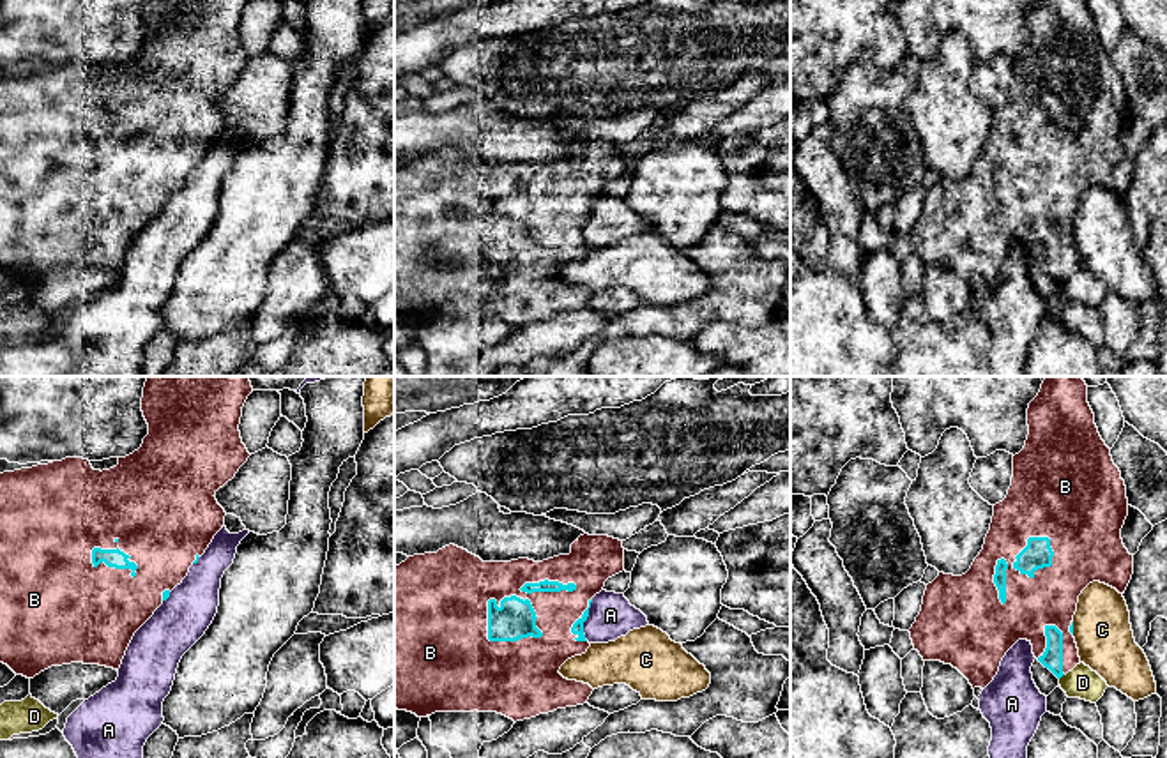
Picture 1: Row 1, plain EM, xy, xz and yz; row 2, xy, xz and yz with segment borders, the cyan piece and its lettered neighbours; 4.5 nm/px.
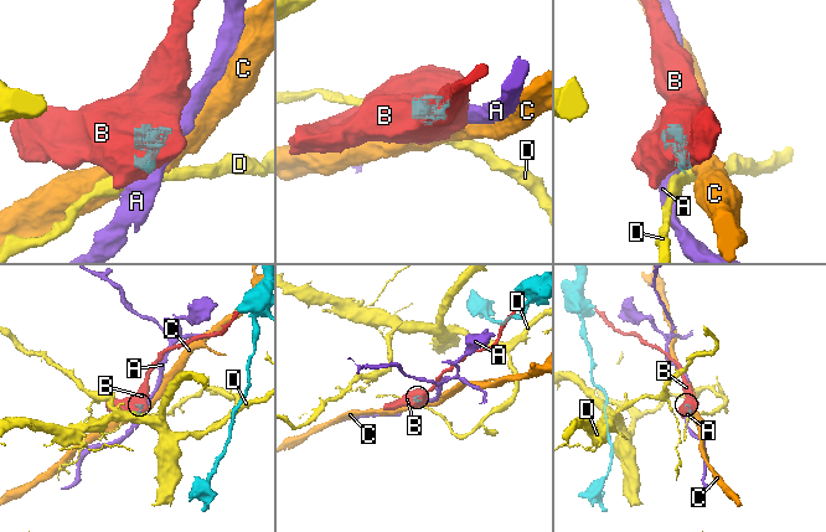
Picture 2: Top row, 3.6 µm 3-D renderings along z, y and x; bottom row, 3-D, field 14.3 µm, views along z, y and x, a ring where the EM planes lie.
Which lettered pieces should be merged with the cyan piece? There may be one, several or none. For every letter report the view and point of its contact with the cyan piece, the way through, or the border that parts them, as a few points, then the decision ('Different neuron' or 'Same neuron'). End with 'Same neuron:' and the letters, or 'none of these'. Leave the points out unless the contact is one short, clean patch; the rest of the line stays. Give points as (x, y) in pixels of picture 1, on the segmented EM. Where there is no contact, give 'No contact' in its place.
A: Touches cyan at xz (586, 619). Different neuron
B: Touches cyan at xz (526, 599). Same neuron
C: Touches cyan at yz (1072, 628). Boundary: yz (1072, 621), (1074, 633). Different neuron
D: Touches cyan at yz (1061, 675). Different neuron
Same neuron: B

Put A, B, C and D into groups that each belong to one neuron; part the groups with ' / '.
A / B / C / D

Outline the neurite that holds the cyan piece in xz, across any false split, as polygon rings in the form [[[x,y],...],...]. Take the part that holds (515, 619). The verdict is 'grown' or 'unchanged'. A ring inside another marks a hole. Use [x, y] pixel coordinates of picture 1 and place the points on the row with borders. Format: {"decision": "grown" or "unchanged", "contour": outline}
{"decision": "grown", "contour": [[[589,534],[571,544],[569,555],[543,562],[483,562],[454,544],[437,553],[408,557],[394,567],[394,709],[417,717],[435,712],[497,712],[516,723],[587,703],[594,689],[564,678],[559,670],[591,647],[584,622],[592,597],[603,590],[608,578],[622,571],[622,541]]]}

